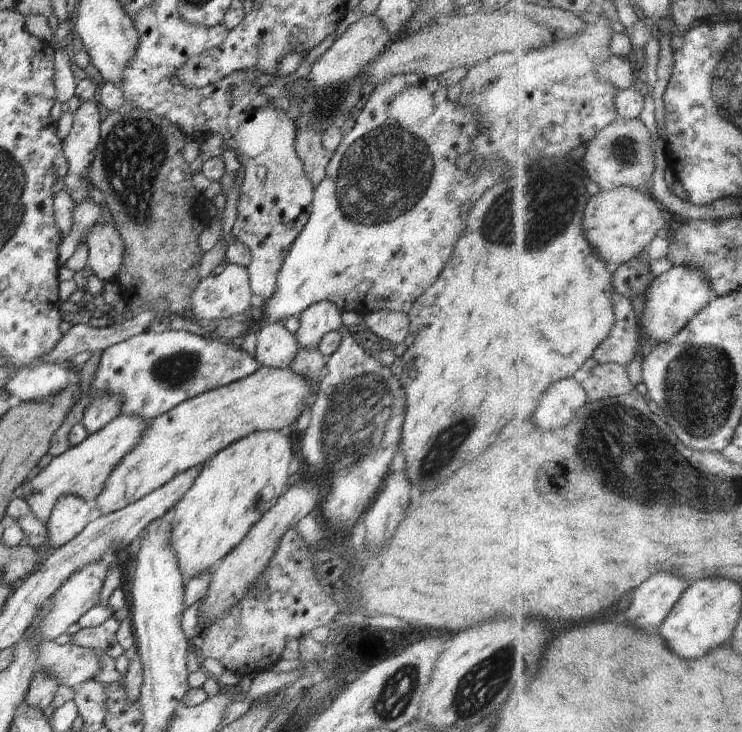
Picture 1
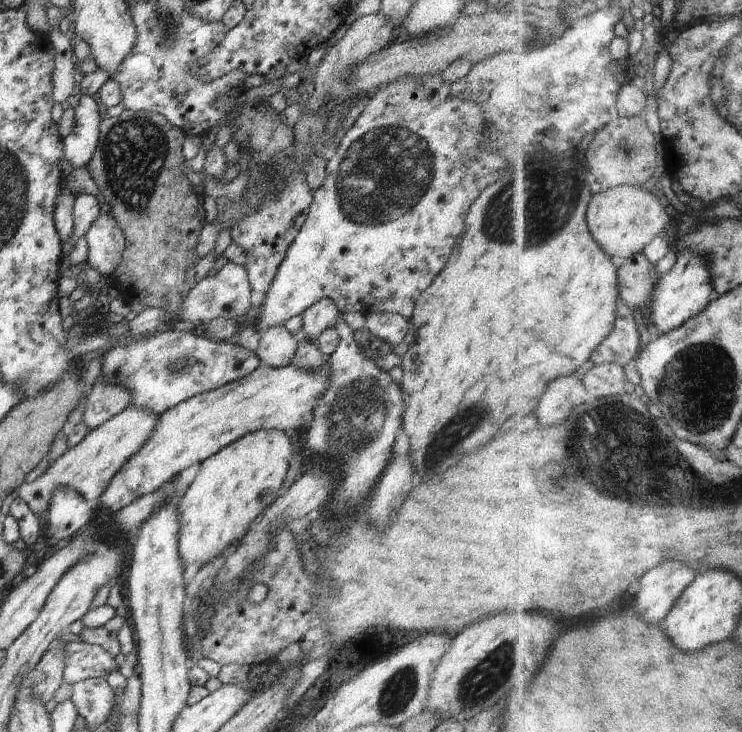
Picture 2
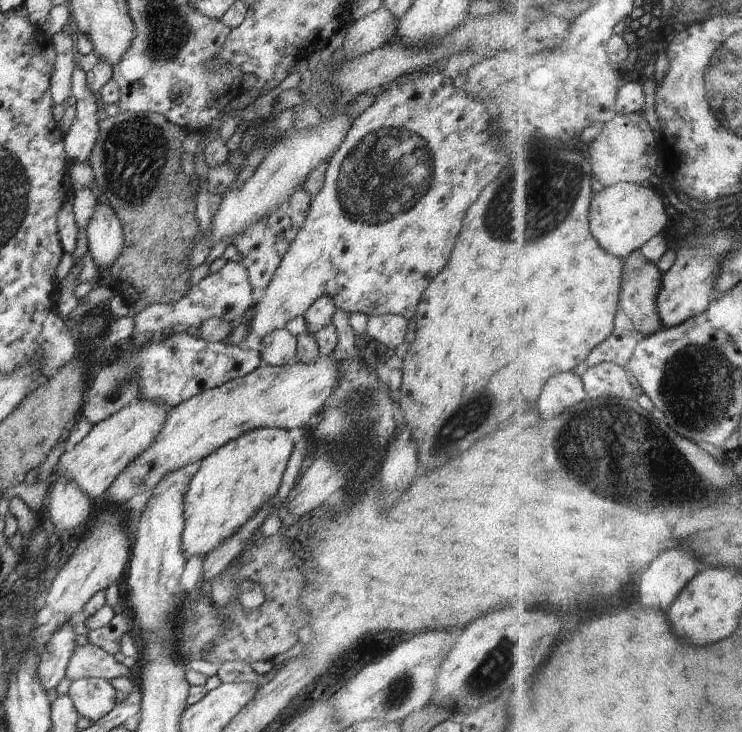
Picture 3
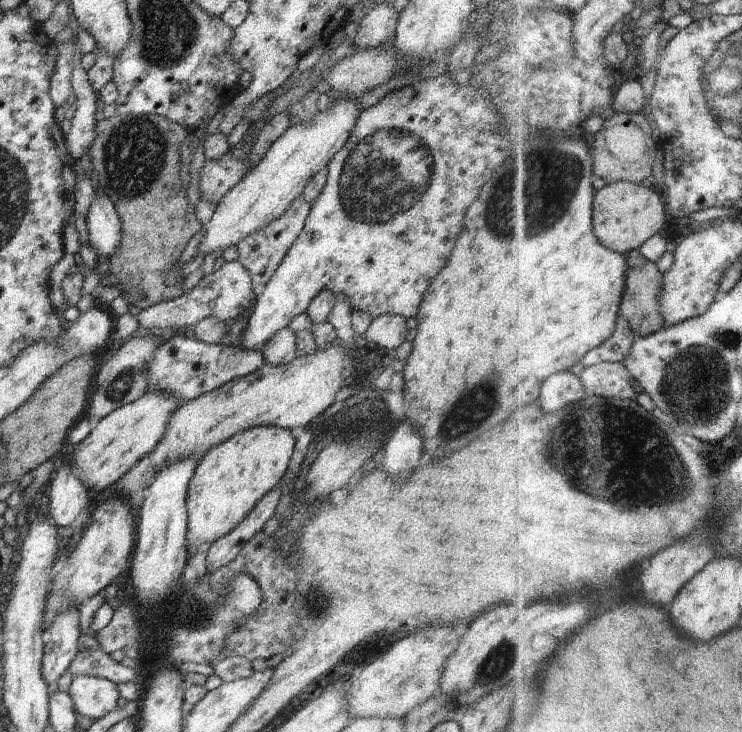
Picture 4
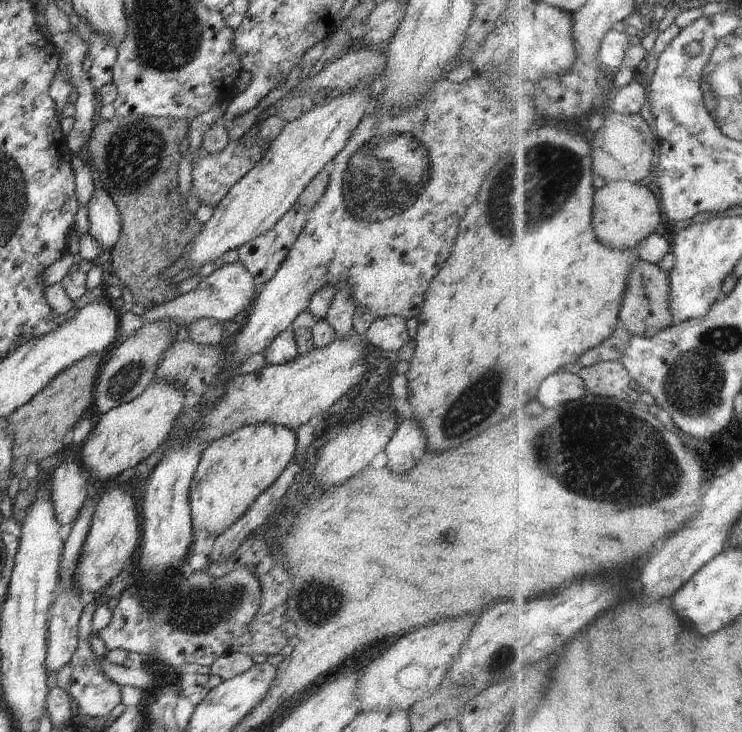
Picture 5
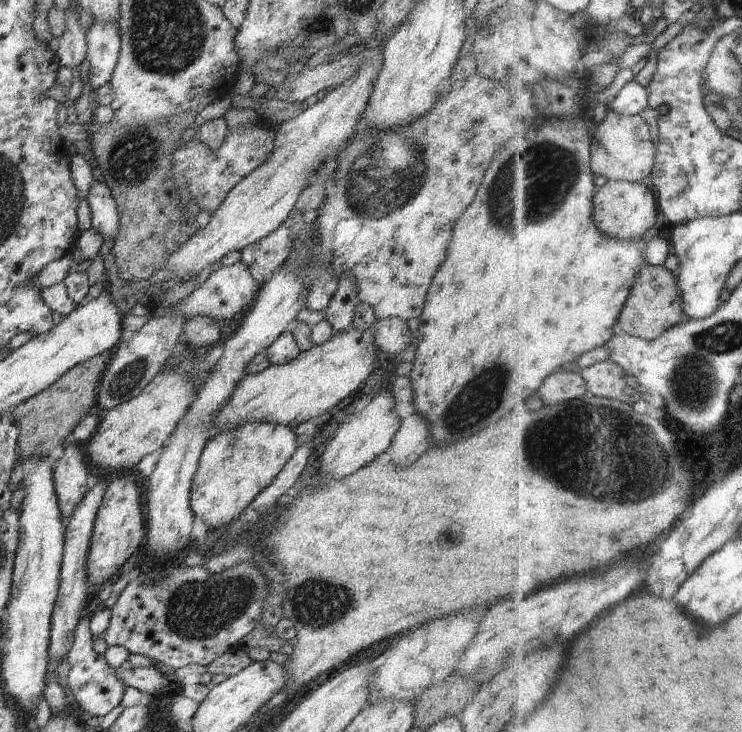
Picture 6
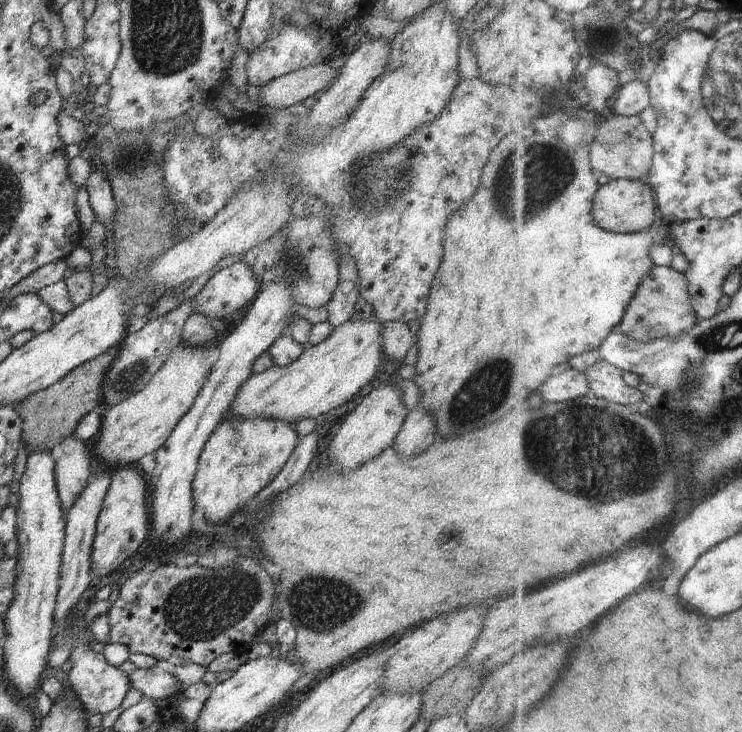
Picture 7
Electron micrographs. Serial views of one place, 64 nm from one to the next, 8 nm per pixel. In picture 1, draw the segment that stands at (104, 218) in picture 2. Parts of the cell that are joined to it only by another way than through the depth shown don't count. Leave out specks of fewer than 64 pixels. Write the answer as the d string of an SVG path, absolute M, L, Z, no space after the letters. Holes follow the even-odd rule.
M100 222L96 223L88 232L88 236L84 237L84 242L88 247L88 266L90 266L93 274L96 274L104 283L117 280L118 270L122 268L125 246L120 238L120 234L116 227L112 224Z

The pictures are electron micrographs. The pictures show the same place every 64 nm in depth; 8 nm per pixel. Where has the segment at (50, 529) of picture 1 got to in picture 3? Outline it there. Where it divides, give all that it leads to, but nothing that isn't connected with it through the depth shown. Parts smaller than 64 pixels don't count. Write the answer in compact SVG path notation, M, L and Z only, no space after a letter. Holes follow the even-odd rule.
M60 478L52 483L48 514L55 528L55 538L84 524L90 516L90 499L74 482Z

